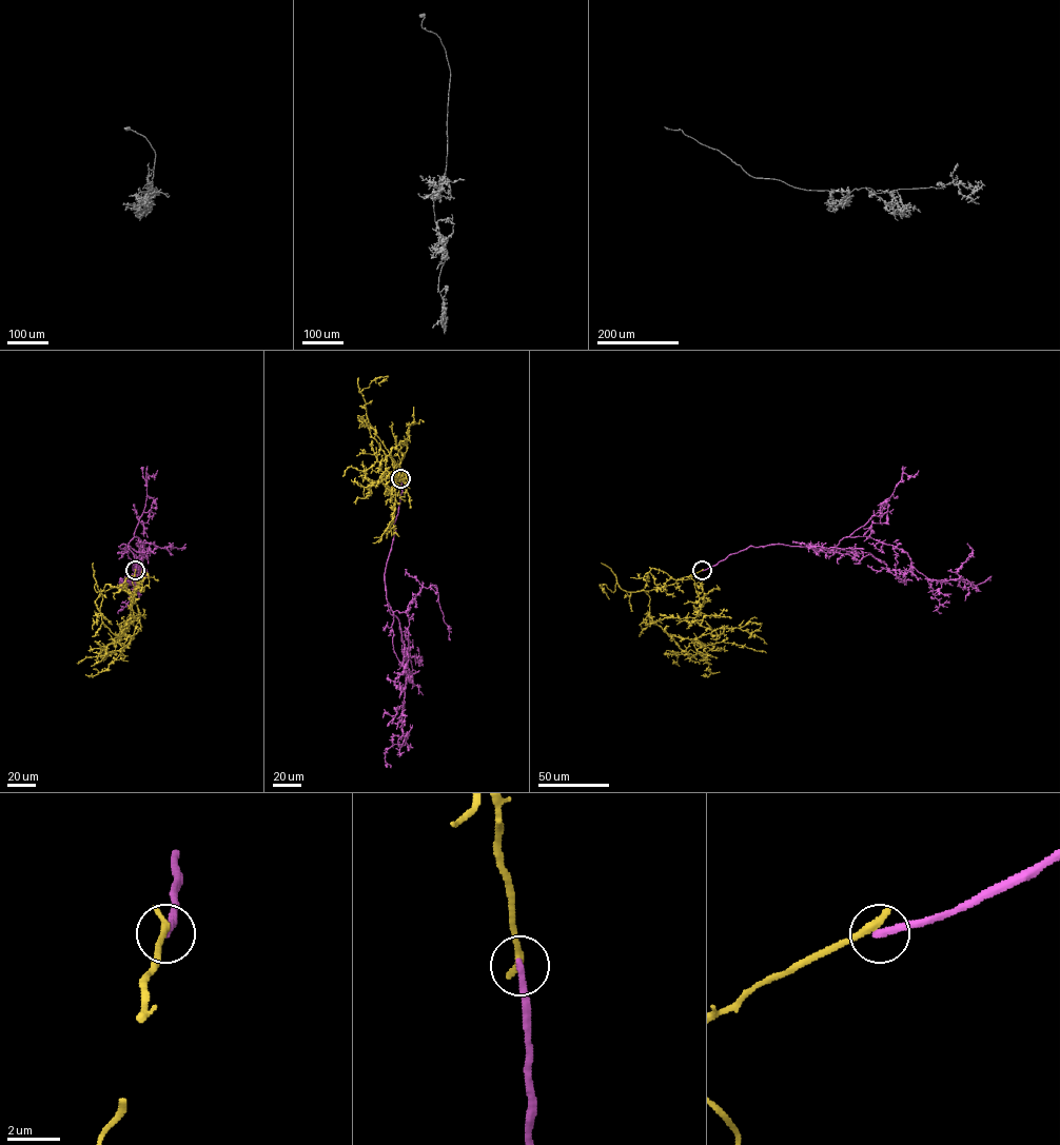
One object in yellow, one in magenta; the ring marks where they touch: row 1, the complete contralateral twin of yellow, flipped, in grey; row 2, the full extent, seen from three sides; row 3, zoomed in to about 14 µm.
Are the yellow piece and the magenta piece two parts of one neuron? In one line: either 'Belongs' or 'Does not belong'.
Does not belong

